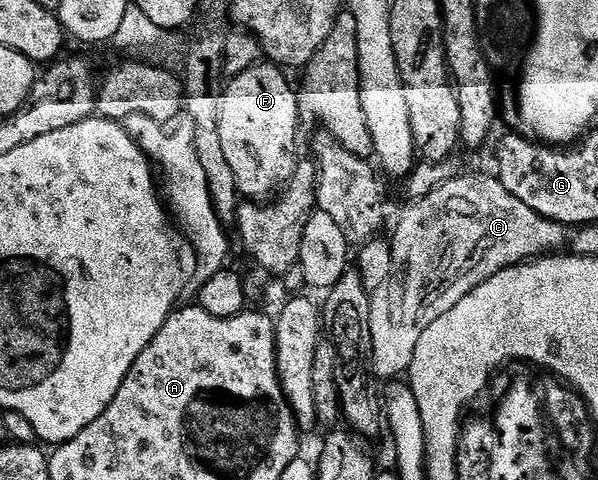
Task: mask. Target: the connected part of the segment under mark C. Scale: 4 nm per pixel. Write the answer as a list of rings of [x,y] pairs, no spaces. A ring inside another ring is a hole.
[[[458,174],[443,186],[431,190],[431,194],[427,194],[423,199],[414,200],[406,203],[406,205],[406,208],[401,212],[401,217],[397,220],[397,229],[394,230],[393,236],[391,235],[391,243],[393,245],[391,274],[387,278],[387,282],[383,282],[383,286],[379,286],[379,290],[375,290],[371,294],[369,301],[371,306],[373,375],[381,382],[396,381],[408,373],[411,366],[411,358],[415,354],[415,346],[419,342],[421,335],[423,335],[423,330],[427,330],[427,326],[431,326],[431,322],[435,322],[435,318],[443,318],[443,314],[447,314],[447,310],[451,310],[451,306],[455,306],[455,302],[459,302],[459,298],[467,298],[467,294],[471,294],[471,290],[475,290],[475,286],[487,282],[487,278],[499,274],[505,268],[513,268],[516,264],[524,264],[534,258],[541,258],[546,254],[556,253],[558,250],[564,249],[561,247],[564,244],[566,247],[567,244],[566,225],[555,222],[551,218],[543,218],[539,214],[535,214],[535,210],[531,210],[531,206],[526,206],[523,202],[519,202],[519,198],[515,198],[515,194],[511,194],[497,179],[496,175],[493,174],[489,174],[489,176],[464,176],[464,174]]]

